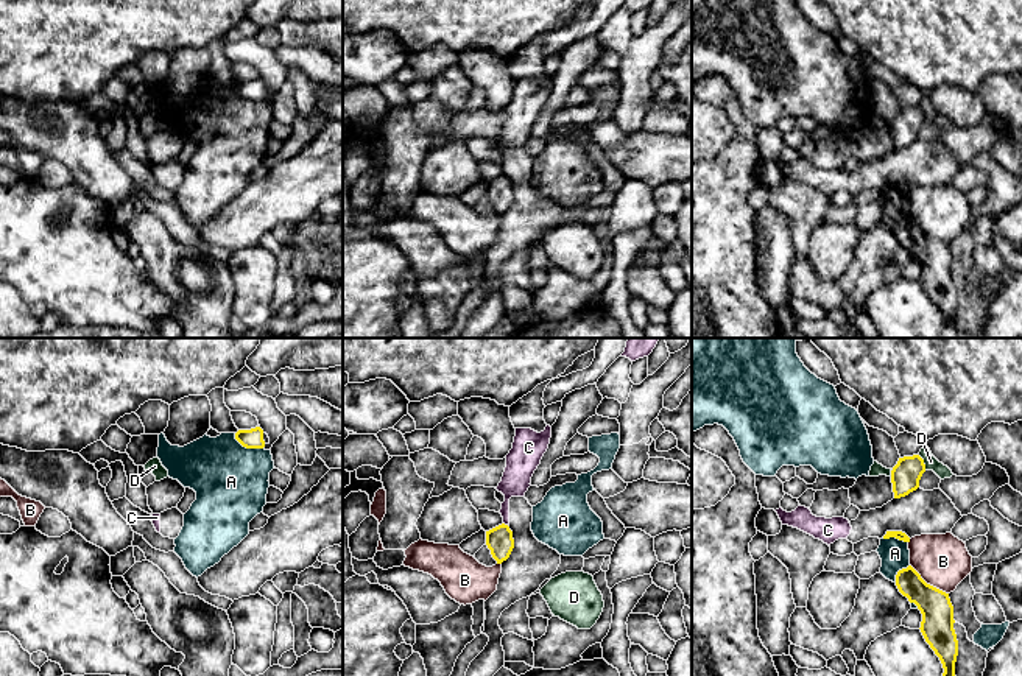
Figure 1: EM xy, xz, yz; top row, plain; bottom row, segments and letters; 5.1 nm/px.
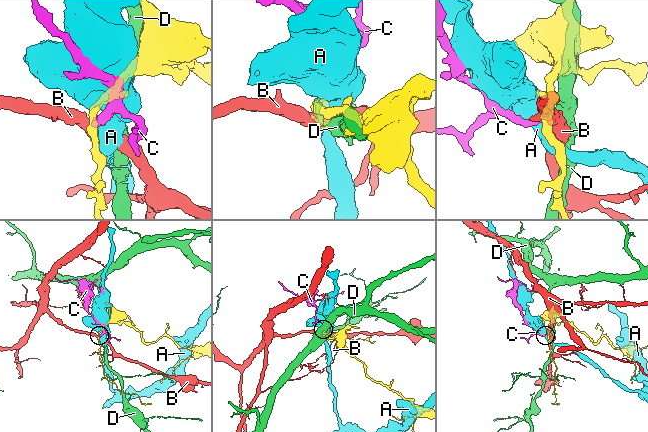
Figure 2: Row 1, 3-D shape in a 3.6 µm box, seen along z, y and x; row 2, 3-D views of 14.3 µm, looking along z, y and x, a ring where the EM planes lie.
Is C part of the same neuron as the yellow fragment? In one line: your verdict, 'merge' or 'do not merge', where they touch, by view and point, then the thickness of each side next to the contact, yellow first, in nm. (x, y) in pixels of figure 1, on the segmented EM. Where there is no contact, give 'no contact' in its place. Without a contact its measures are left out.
do not merge | xz (503, 524) | 140/150 nm

